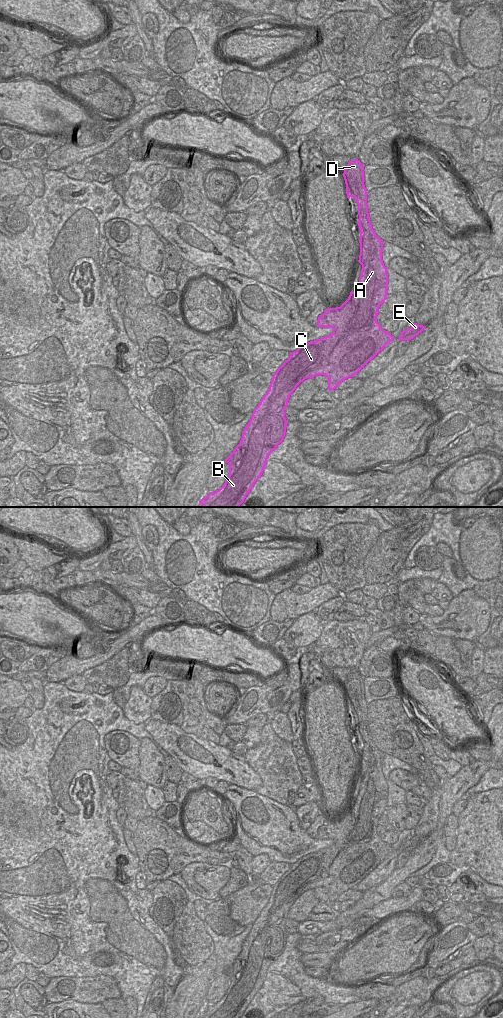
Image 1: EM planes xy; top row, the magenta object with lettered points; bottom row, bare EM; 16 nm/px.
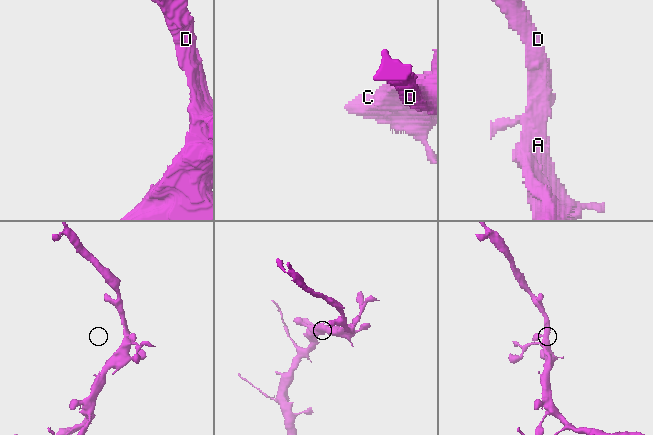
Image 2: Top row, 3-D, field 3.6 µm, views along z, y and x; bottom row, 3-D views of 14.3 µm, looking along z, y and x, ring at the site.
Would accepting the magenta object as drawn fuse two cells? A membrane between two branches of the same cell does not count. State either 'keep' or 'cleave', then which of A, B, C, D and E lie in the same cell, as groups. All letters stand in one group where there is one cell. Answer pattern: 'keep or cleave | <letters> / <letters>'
keep | A B C D E

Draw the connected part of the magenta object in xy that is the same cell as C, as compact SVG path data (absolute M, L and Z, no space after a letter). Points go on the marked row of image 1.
M358 159L348 162L342 174L346 184L347 198L354 197L358 204L360 229L360 255L362 265L359 282L348 299L336 308L327 308L319 315L317 327L332 328L333 332L300 346L273 374L269 389L254 409L251 419L242 431L242 438L233 452L225 459L229 464L229 475L223 486L216 492L209 492L199 504L203 507L239 507L261 477L269 454L283 441L288 421L285 409L290 395L307 378L325 375L328 390L334 390L343 380L354 377L394 338L377 322L378 309L387 298L388 274L382 260L383 240L372 229L367 204L367 190L364 185L364 166Z

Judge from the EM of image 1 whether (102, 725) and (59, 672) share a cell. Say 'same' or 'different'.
different

